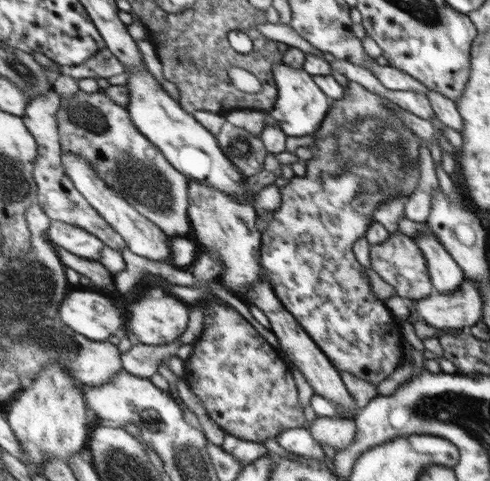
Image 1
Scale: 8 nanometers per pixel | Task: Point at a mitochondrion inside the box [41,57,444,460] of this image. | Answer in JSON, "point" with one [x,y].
{"point":[368,153]}

